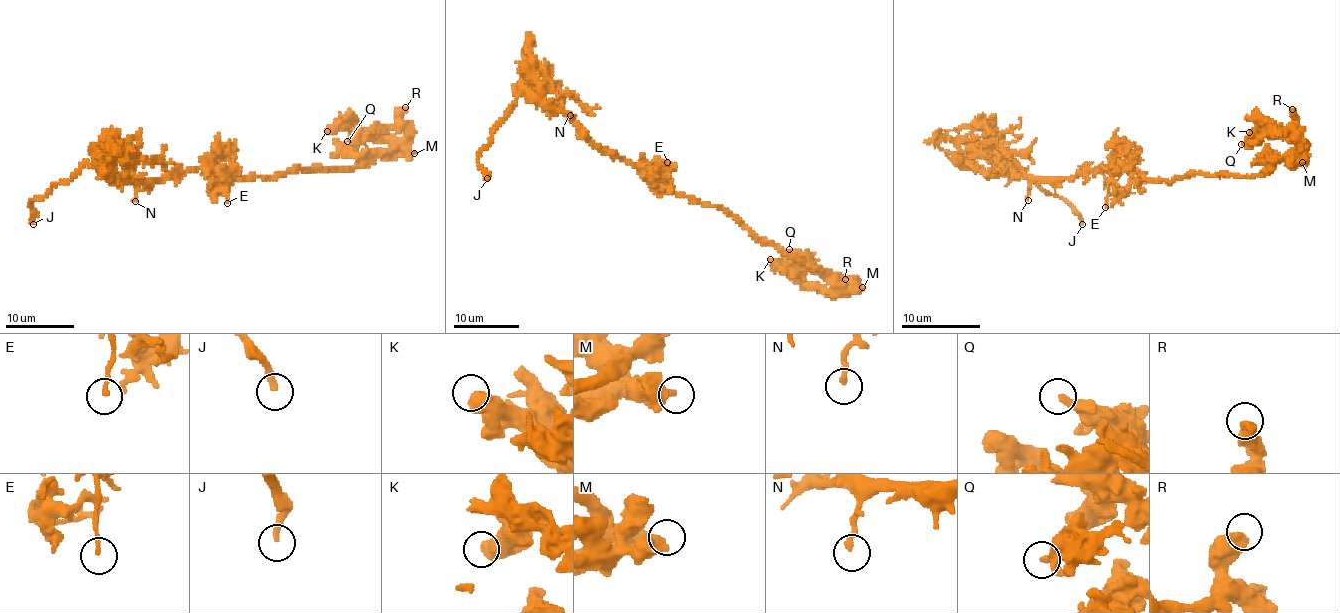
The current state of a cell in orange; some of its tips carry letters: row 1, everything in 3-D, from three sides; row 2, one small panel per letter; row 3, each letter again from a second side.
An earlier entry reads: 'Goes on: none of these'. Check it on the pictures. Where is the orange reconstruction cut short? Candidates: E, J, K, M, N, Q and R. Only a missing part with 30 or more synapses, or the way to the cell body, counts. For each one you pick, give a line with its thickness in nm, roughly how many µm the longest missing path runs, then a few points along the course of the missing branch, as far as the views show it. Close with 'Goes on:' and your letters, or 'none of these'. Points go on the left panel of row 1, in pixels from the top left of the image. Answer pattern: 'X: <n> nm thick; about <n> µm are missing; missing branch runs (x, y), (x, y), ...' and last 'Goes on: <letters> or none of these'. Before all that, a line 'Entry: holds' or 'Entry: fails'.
Entry: fails
J: 240 nm thick; about 15 µm are missing; missing branch runs (33, 224), (34, 234), (50, 254), (49, 264), (39, 272), (30, 270)
Goes on: J

